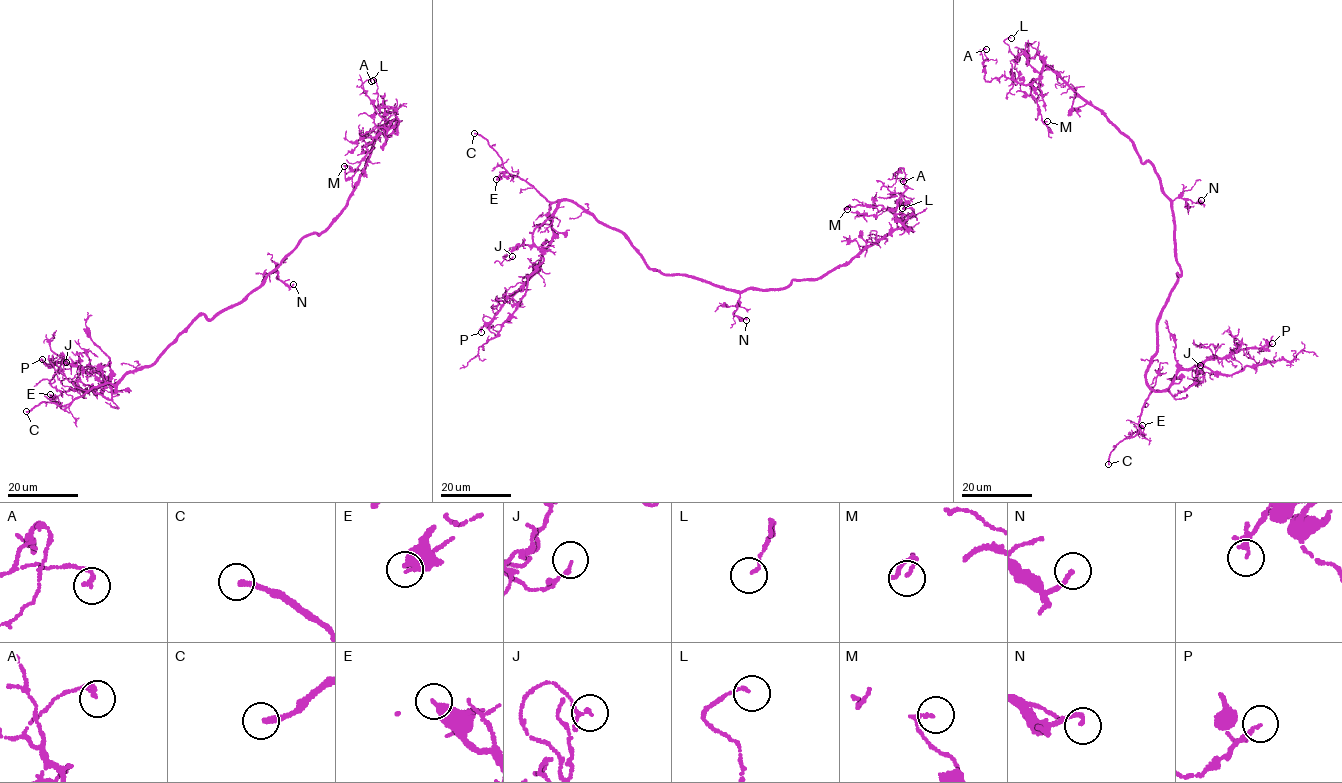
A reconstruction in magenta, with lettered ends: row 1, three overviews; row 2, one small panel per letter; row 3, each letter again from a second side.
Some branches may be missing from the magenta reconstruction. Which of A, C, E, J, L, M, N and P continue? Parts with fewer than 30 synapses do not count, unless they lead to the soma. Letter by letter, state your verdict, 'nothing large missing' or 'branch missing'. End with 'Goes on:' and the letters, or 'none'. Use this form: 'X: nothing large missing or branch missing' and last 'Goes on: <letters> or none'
A: nothing large missing
C: branch missing
E: nothing large missing
J: nothing large missing
L: nothing large missing
M: nothing large missing
N: nothing large missing
P: nothing large missing
Goes on: C

